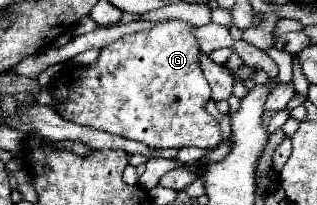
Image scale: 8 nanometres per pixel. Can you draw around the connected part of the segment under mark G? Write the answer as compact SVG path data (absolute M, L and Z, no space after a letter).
M178 18L154 24L146 32L128 34L106 48L102 48L98 60L86 68L72 68L52 80L46 88L52 90L54 110L76 124L86 124L110 134L118 134L152 148L214 148L220 144L220 126L206 112L210 100L210 86L200 68L200 44L194 34L196 26Z

